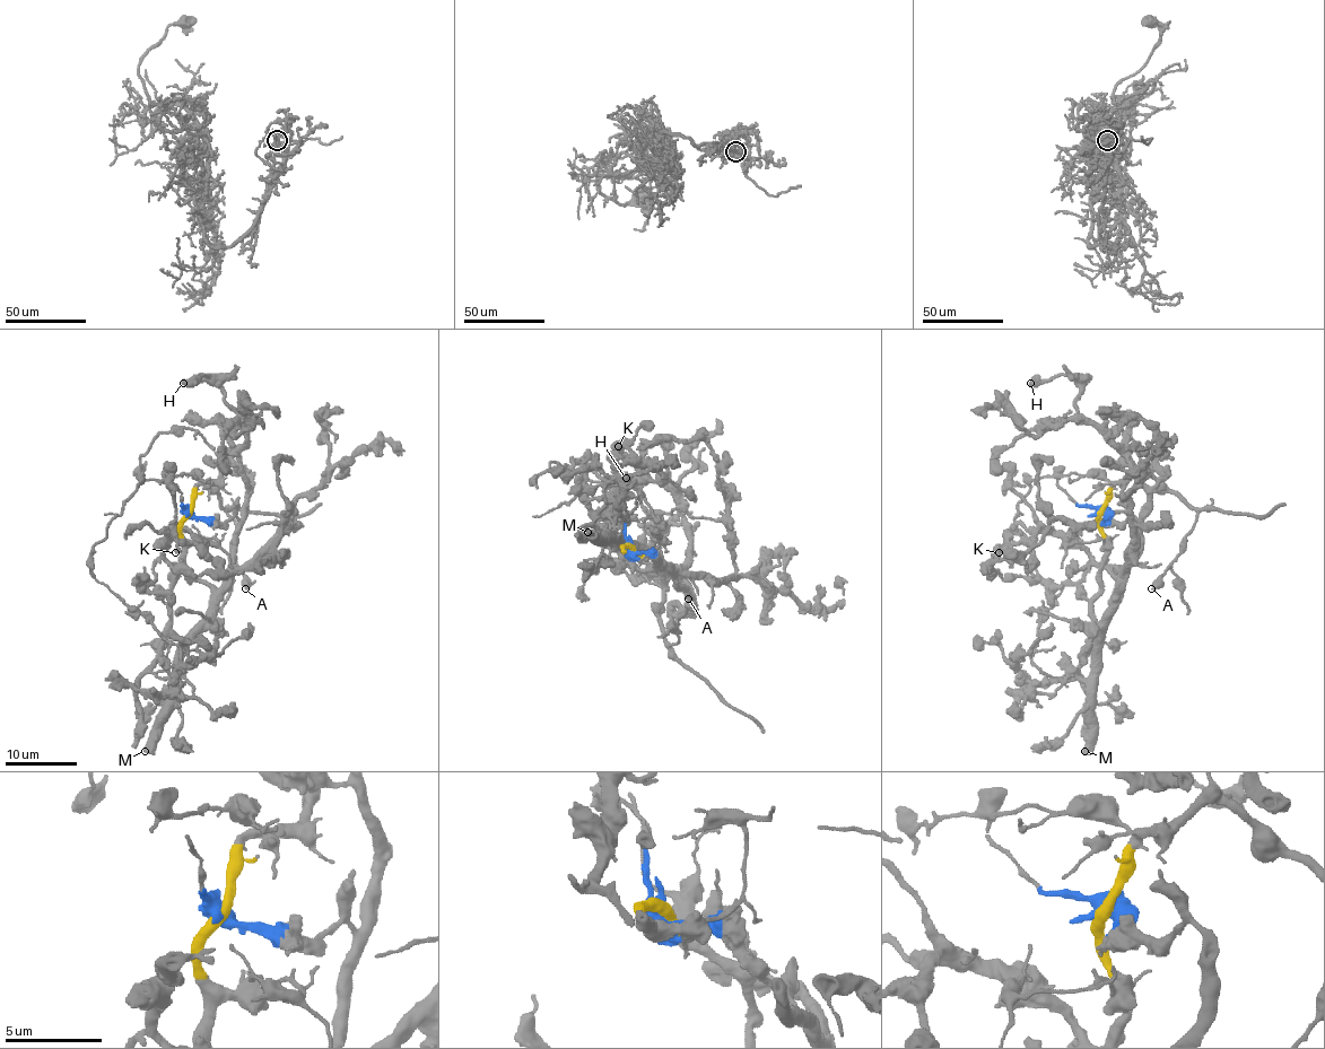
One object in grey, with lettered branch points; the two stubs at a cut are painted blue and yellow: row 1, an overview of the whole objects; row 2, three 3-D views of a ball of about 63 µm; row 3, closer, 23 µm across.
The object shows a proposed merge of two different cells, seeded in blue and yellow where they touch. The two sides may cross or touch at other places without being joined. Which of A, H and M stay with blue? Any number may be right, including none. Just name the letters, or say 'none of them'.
H, M

